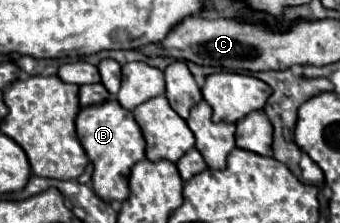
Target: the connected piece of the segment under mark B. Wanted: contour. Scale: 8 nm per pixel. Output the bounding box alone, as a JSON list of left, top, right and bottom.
[77,101,145,201]

